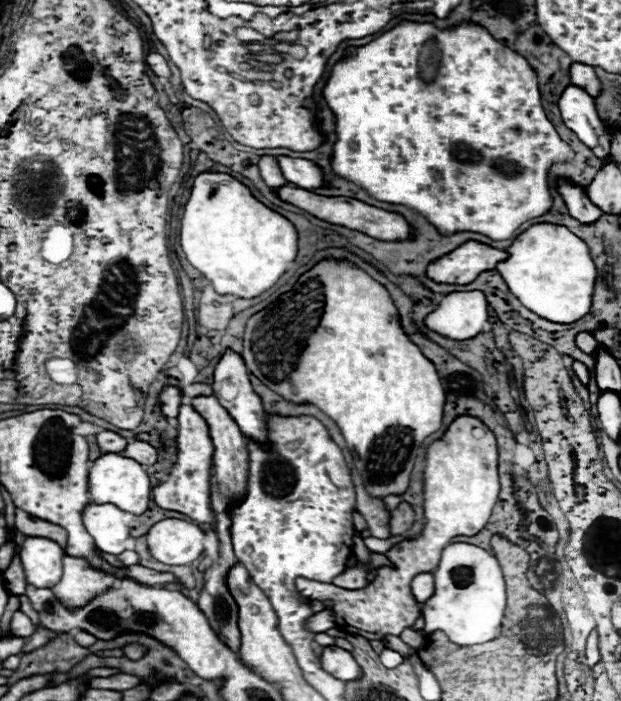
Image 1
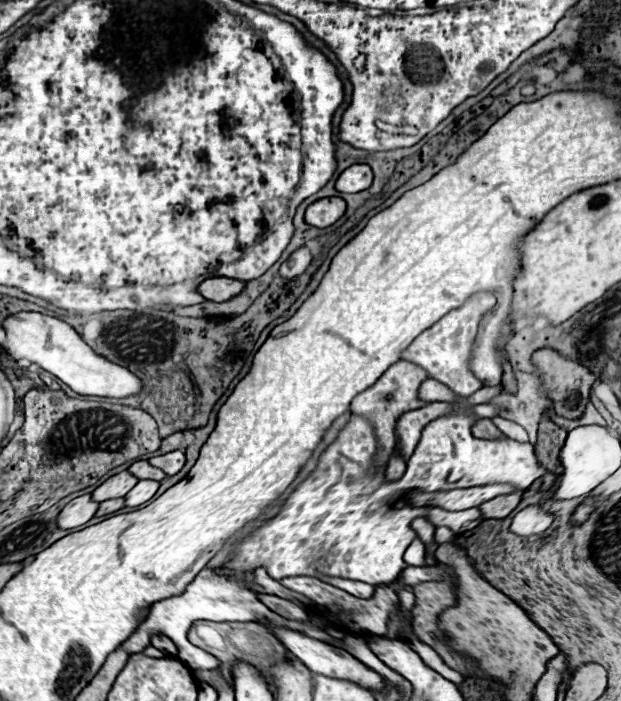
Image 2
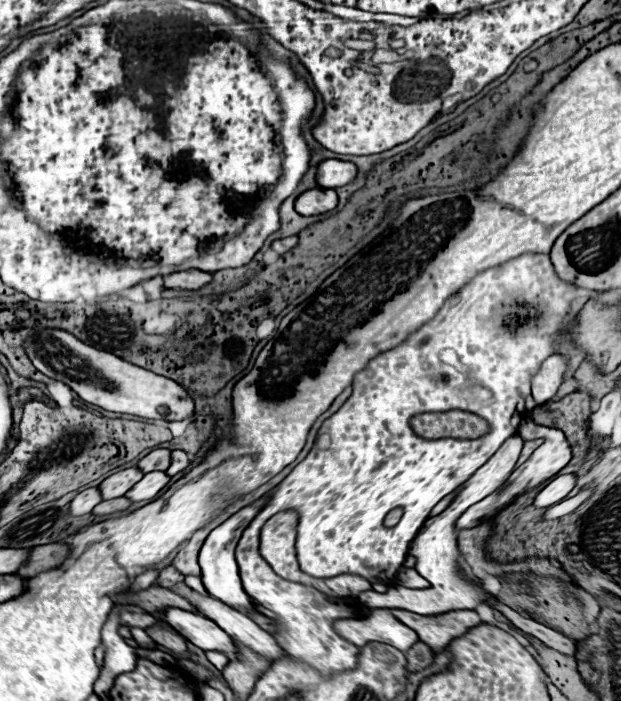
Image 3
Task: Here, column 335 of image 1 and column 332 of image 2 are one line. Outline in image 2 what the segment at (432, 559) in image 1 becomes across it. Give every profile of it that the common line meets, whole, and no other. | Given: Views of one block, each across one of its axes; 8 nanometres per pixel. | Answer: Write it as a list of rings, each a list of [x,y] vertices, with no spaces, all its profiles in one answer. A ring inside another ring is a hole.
[[[290,576],[290,578],[280,580],[280,584],[294,590],[294,592],[300,592],[300,594],[308,596],[318,612],[338,618],[348,632],[352,632],[352,634],[370,632],[370,634],[378,634],[378,636],[386,634],[388,618],[390,618],[390,614],[394,614],[396,604],[398,604],[398,594],[396,592],[402,588],[402,582],[382,584],[376,588],[376,594],[370,600],[362,600],[362,598],[356,598],[356,596],[352,596],[352,594],[332,586],[332,584],[326,584],[326,582],[318,580],[318,578],[312,578],[312,576]]]

